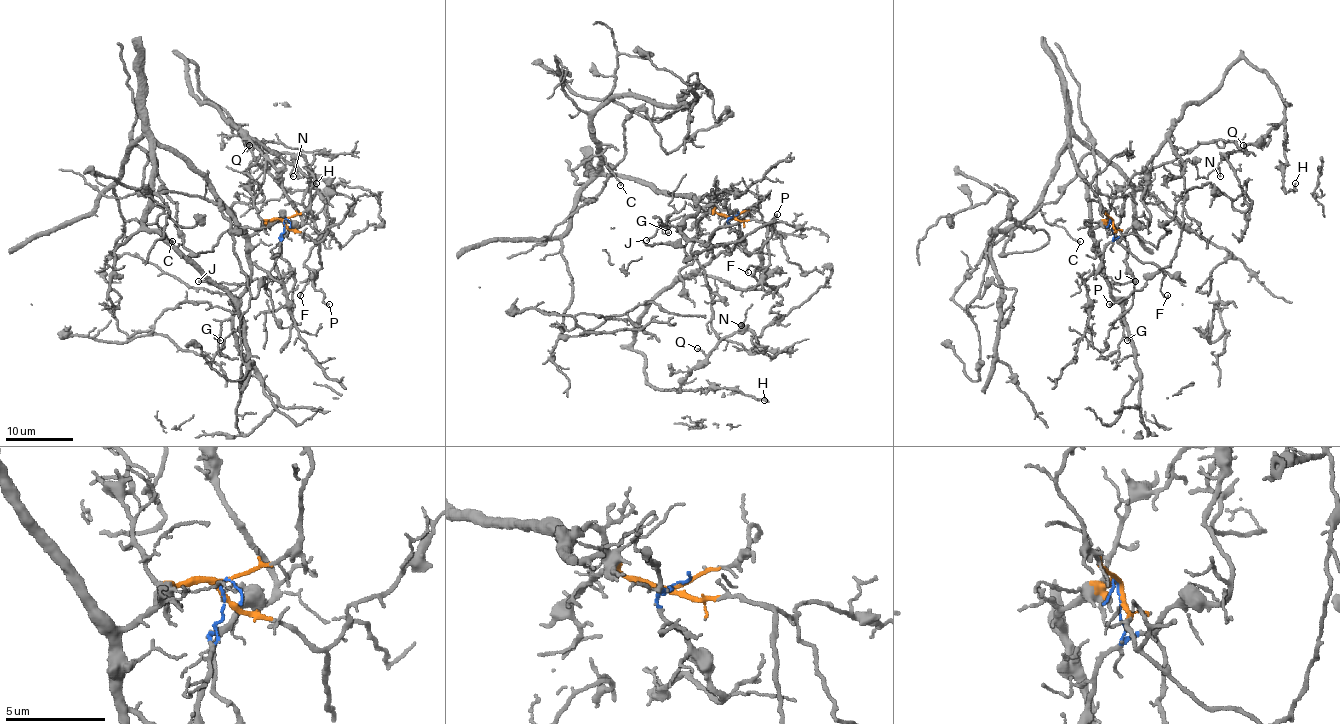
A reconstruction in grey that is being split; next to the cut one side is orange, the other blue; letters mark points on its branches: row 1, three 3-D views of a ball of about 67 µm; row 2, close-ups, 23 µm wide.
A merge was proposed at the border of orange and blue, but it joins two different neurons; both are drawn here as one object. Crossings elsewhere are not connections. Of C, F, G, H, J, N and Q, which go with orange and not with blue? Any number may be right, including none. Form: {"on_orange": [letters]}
{"on_orange": ["C", "F", "G", "J"]}

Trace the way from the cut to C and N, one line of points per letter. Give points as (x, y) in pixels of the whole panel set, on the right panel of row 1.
C: (1111, 221), (1106, 220), (1092, 235), (1089, 184), (1067, 145), (1039, 204), (1048, 223), (1080, 242)
N: (1111, 221), (1119, 237), (1148, 223), (1145, 165), (1244, 58), (1284, 118), (1228, 152), (1220, 175)

